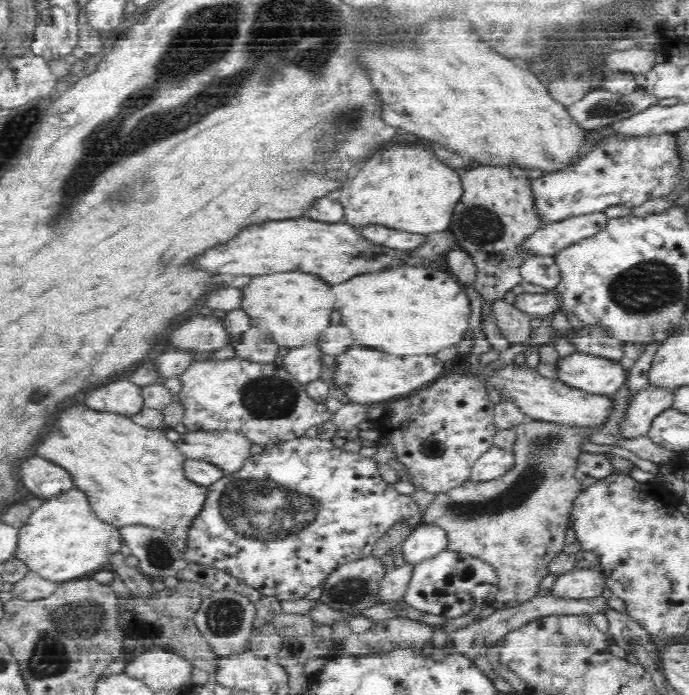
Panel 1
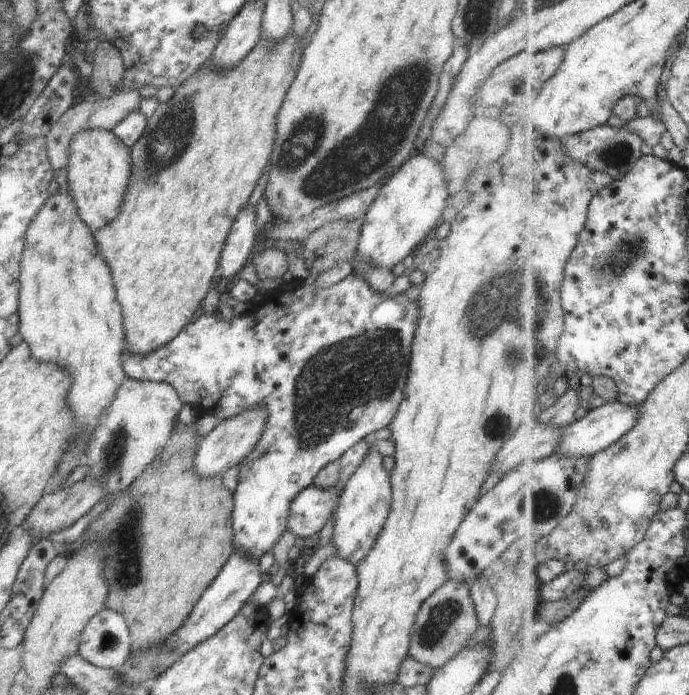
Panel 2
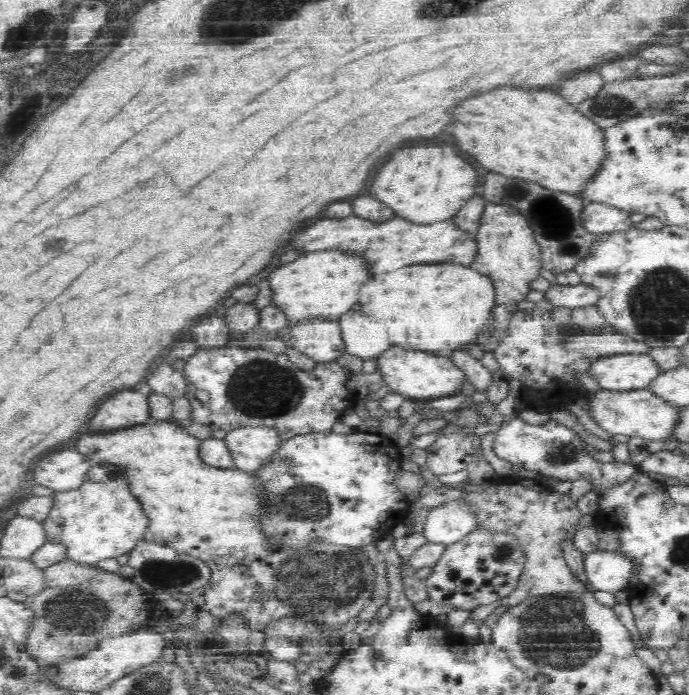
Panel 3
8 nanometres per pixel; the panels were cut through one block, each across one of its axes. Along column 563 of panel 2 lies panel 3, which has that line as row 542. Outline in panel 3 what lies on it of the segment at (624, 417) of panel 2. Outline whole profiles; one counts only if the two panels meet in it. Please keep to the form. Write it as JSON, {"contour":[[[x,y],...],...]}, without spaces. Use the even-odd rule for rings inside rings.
{"contour":[[[464,497],[443,502],[429,512],[424,526],[429,542],[450,545],[481,527],[478,507]]]}

